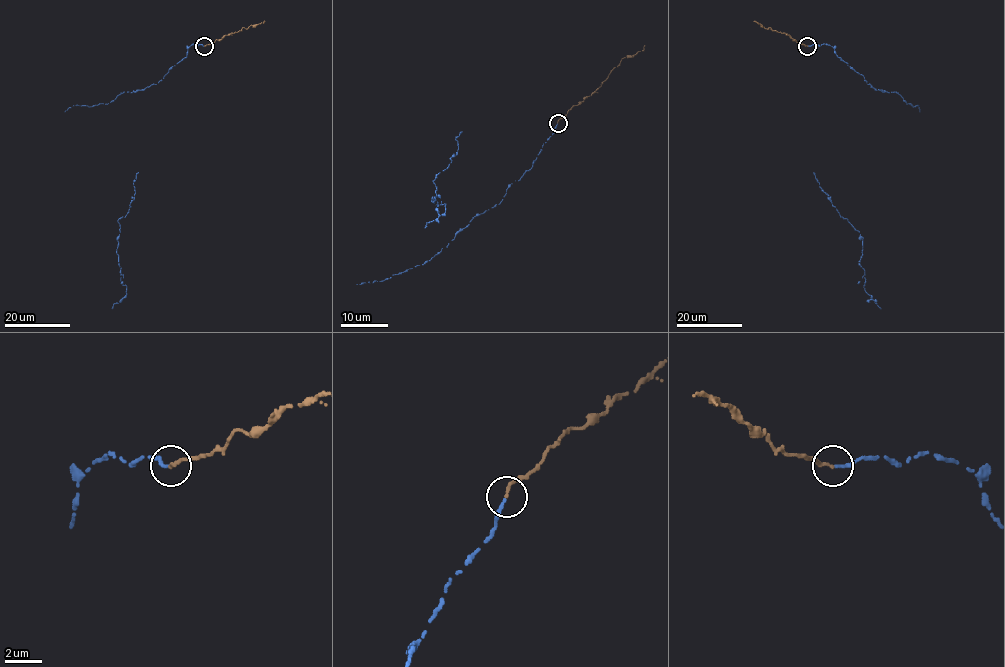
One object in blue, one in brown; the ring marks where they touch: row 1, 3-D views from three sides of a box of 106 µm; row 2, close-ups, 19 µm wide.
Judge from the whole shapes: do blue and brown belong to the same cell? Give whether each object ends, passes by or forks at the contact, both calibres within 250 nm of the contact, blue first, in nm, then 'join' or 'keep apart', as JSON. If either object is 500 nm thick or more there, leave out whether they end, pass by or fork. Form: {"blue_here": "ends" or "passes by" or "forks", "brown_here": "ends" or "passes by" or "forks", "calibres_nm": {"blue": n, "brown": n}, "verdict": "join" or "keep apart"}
{"blue_here": "ends", "brown_here": "ends", "calibres_nm": {"blue": 190, "brown": 200}, "verdict": "join"}

